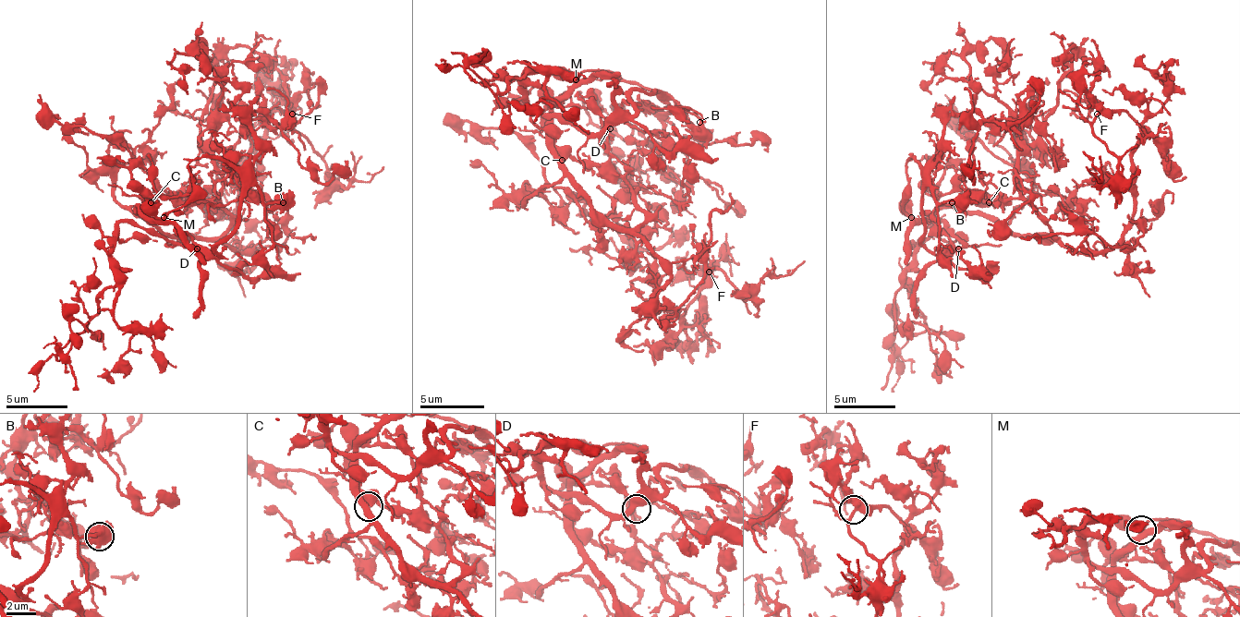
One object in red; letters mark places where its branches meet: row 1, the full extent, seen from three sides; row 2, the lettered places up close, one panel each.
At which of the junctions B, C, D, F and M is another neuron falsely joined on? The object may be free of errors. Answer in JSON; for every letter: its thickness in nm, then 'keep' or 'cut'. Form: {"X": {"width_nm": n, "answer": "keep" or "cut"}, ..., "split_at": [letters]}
{"B": {"width_nm": 400, "answer": "keep"}, "C": {"width_nm": 360, "answer": "keep"}, "D": {"width_nm": 380, "answer": "keep"}, "F": {"width_nm": 400, "answer": "keep"}, "M": {"width_nm": 360, "answer": "keep"}, "split_at": []}

